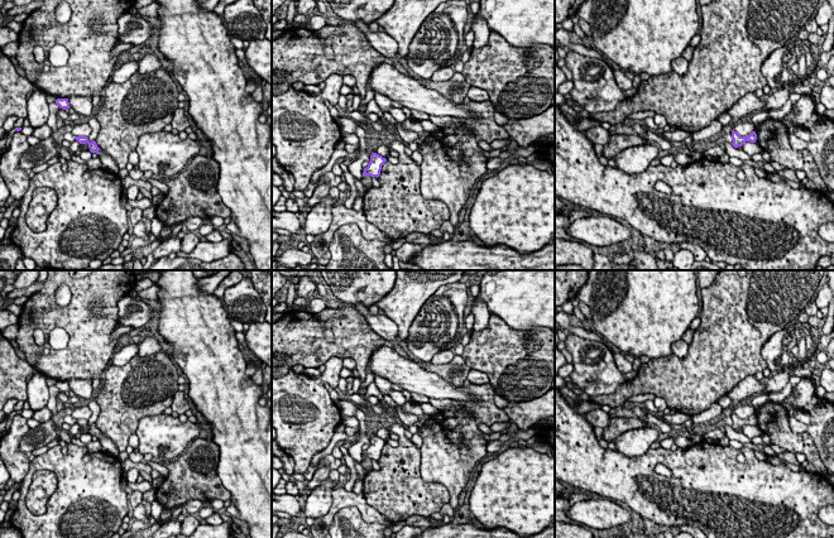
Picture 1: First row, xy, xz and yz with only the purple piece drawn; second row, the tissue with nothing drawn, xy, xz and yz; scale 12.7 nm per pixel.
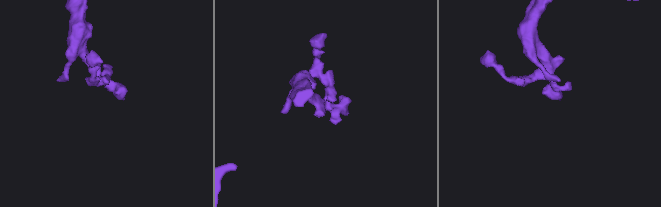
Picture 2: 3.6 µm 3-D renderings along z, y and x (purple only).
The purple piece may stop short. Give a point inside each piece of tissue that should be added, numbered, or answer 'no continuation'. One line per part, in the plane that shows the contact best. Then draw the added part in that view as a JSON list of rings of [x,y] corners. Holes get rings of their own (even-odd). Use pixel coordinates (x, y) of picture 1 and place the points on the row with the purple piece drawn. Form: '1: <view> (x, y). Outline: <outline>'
1: xy (109, 164). Outline: [[[101,149],[99,150],[97,155],[99,155],[99,159],[101,160],[102,169],[110,173],[118,174],[119,167],[110,155],[105,154]]]

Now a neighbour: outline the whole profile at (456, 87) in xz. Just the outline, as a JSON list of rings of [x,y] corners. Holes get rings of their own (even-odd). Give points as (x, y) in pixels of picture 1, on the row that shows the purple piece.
[[[455,72],[449,81],[433,82],[431,80],[417,80],[420,85],[440,92],[445,99],[454,101],[455,104],[462,104],[468,95],[470,85],[460,72]]]

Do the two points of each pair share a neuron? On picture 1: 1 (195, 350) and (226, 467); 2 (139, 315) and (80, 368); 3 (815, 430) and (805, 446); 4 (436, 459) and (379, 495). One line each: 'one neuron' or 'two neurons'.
1: one neuron
2: two neurons
3: two neurons
4: two neurons

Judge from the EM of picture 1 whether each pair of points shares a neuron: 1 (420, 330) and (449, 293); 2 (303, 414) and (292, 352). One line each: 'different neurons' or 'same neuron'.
1: same neuron
2: different neurons

